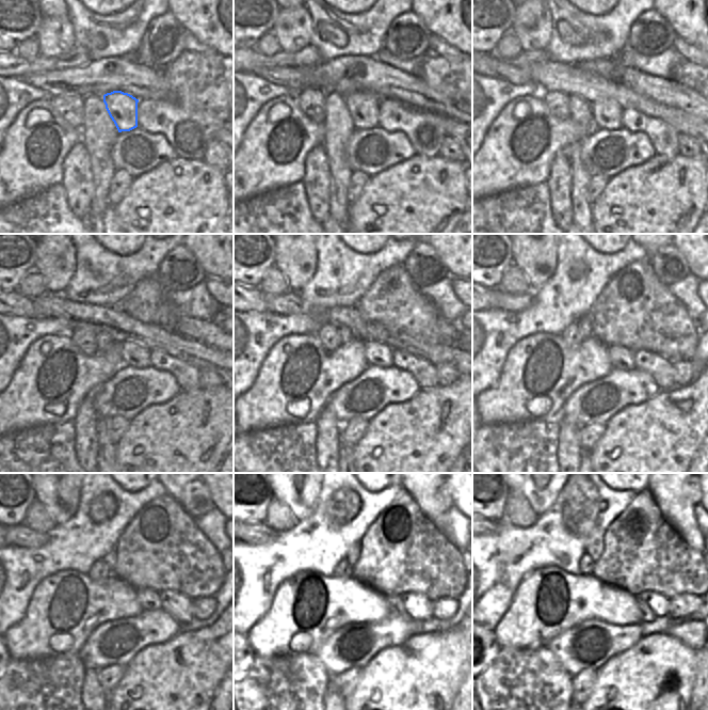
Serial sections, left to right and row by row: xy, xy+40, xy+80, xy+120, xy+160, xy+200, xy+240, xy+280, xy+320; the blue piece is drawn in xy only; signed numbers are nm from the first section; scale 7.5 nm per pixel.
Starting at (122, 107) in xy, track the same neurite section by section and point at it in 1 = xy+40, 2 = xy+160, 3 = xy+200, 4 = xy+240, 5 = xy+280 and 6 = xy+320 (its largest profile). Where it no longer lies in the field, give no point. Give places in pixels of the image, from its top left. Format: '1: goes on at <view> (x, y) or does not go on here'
1: goes on at xy+40 (363, 107)
2: goes on at xy+160 (379, 354)
3: goes on at xy+200 (621, 358)
4: goes on at xy+240 (148, 598)
5: goes on at xy+280 (393, 601)
6: goes on at xy+320 (647, 614)

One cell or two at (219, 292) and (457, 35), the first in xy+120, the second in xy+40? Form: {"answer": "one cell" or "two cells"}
{"answer": "two cells"}

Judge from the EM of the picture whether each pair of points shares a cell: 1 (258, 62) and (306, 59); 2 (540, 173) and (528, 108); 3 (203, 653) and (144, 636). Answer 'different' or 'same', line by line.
1: same
2: same
3: different

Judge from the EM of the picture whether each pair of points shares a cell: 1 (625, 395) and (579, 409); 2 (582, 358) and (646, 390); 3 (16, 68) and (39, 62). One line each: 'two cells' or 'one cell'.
1: one cell
2: two cells
3: one cell

